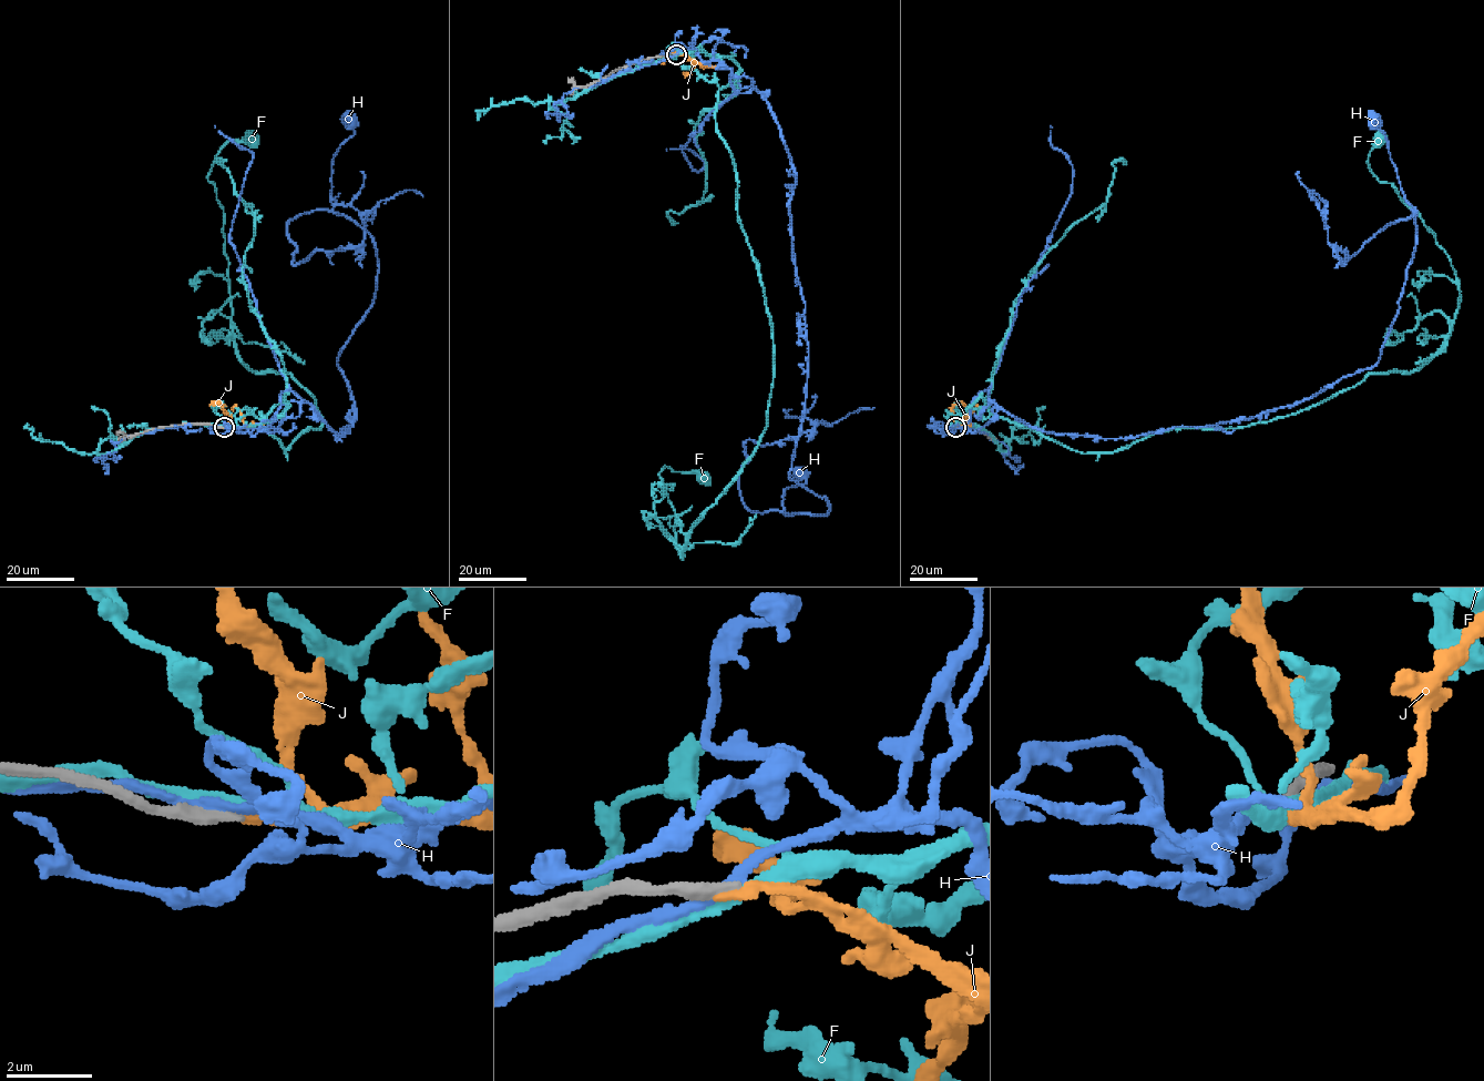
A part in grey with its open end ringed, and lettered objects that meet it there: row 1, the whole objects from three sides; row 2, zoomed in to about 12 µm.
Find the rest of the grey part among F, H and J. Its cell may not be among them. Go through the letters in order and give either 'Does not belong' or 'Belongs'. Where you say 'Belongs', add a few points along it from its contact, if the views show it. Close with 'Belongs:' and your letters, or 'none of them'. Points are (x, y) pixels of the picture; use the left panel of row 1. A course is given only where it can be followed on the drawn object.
F: Does not belong
H: Does not belong
J: Belongs. Its course: (224, 428), (244, 427), (242, 414), (236, 408), (233, 410)
Belongs: J

